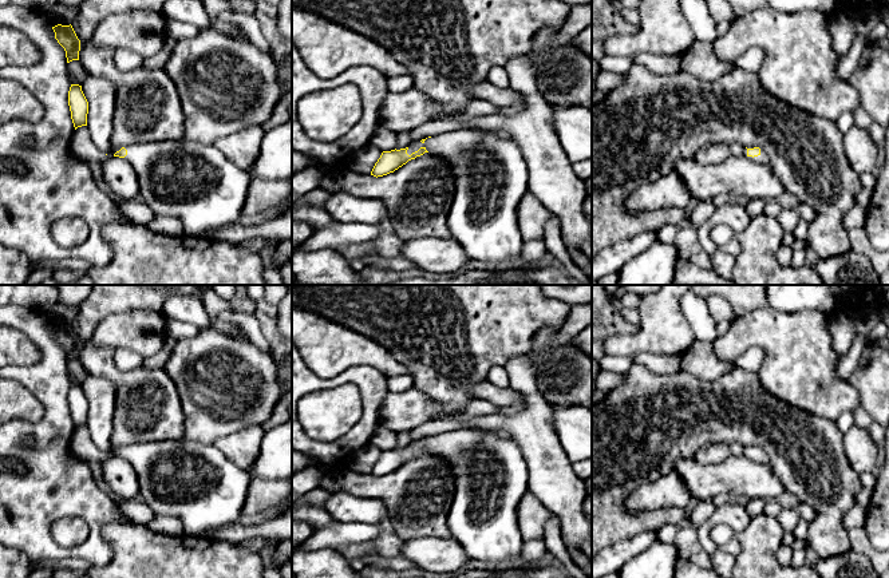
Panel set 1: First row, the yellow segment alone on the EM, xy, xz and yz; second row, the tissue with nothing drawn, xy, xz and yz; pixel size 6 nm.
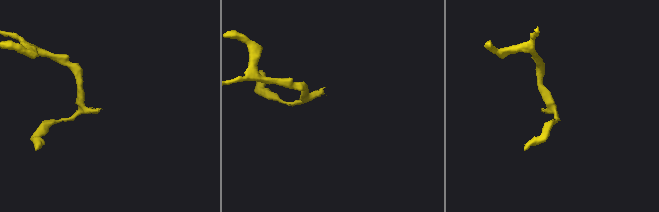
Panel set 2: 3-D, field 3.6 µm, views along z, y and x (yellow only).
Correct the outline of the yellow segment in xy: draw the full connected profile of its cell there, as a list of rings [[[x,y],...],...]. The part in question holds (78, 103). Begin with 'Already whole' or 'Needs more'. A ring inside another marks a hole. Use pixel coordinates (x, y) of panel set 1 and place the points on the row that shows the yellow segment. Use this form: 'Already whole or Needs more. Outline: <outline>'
Already whole. Outline: [[[71,84],[68,91],[68,106],[75,130],[87,126],[88,102],[82,91],[82,86]]]

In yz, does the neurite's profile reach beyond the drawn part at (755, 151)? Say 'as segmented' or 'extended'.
extended

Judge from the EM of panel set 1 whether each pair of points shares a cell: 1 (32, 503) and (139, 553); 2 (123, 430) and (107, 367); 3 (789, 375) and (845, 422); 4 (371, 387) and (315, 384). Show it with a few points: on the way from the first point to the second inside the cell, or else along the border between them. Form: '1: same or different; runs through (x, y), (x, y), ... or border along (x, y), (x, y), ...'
1: different; border along (130, 522), (102, 527), (111, 551), (106, 563)
2: same; runs through (123, 414), (122, 383)
3: different; border along (852, 411), (844, 411), (834, 420)
4: same; runs through (358, 377), (340, 377), (328, 383)

